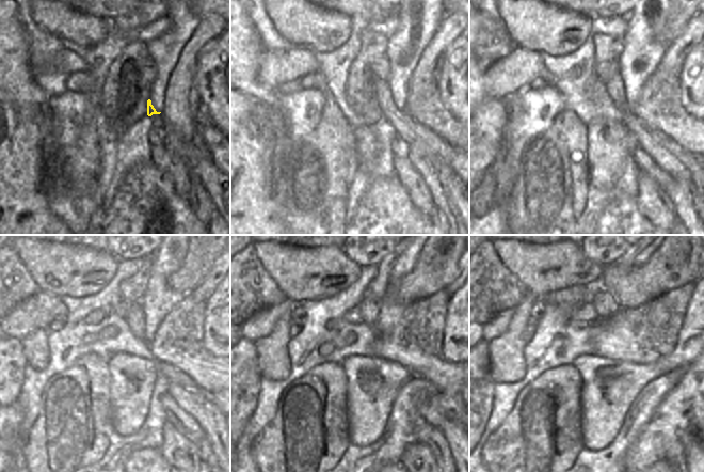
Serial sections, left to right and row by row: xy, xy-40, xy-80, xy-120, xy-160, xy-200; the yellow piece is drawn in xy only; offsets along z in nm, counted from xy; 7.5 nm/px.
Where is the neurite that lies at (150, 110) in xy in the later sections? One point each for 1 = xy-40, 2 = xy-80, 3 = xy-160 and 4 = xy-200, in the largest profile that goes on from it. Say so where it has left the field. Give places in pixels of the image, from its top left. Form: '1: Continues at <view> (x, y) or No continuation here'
1: Continues at xy-40 (382, 91)
2: Continues at xy-80 (614, 84)
3: Continues at xy-160 (369, 307)
4: Continues at xy-200 (604, 302)

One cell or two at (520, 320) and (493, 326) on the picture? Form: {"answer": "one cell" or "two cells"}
{"answer": "two cells"}

